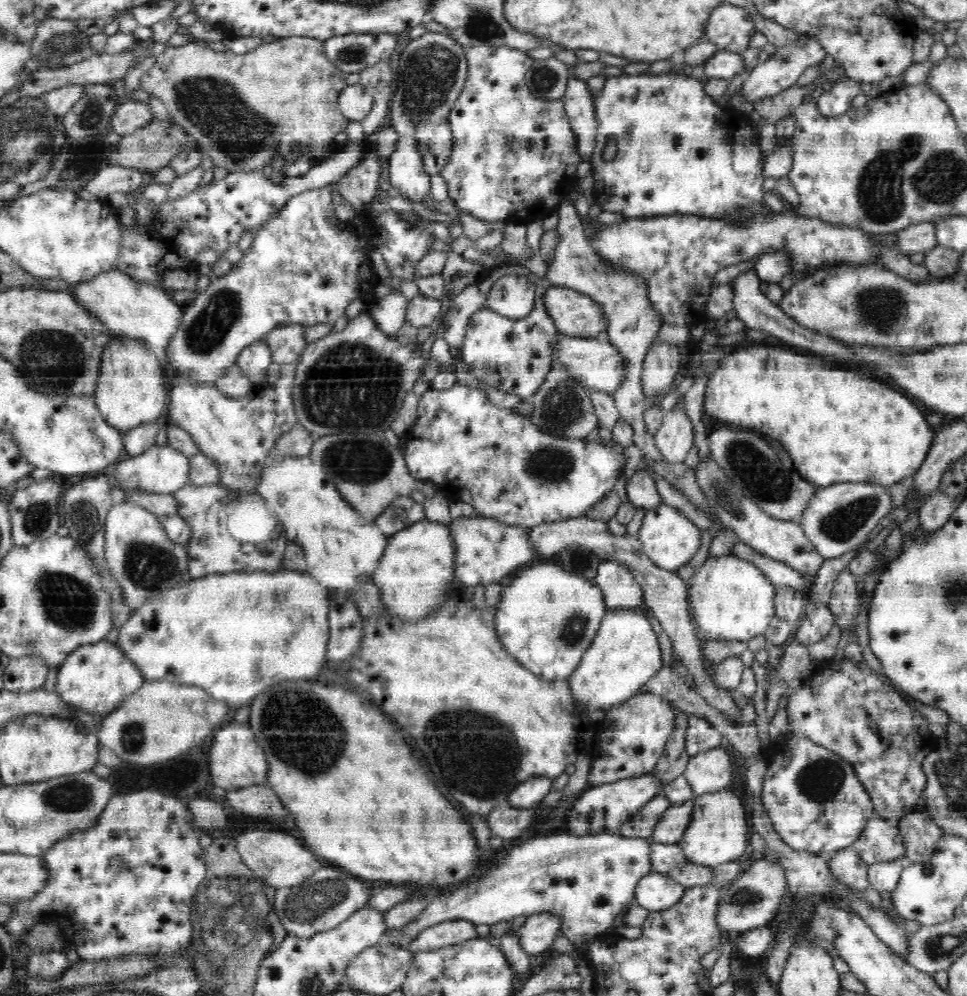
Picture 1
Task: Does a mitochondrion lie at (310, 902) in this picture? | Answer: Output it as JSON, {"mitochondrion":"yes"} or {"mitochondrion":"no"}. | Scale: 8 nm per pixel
{"mitochondrion":"yes"}

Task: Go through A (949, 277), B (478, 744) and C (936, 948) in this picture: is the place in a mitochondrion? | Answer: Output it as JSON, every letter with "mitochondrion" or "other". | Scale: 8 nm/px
{"A":"other","B":"mitochondrion","C":"mitochondrion"}

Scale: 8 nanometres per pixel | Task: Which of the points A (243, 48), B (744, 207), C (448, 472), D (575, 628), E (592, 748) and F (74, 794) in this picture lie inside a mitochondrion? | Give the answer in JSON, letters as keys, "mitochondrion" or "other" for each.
{"A":"other","B":"mitochondrion","C":"other","D":"mitochondrion","E":"other","F":"mitochondrion"}

